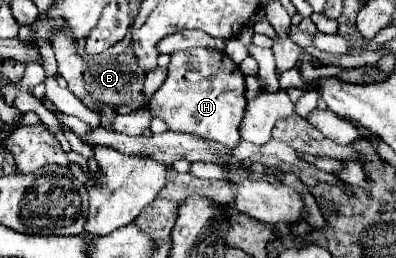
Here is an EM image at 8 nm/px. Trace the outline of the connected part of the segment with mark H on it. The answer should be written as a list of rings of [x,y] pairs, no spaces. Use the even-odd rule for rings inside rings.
[[[207,48],[173,52],[167,80],[155,96],[151,96],[147,106],[151,114],[161,118],[173,132],[195,134],[227,148],[235,148],[239,144],[239,122],[247,106],[245,78],[225,52]]]

